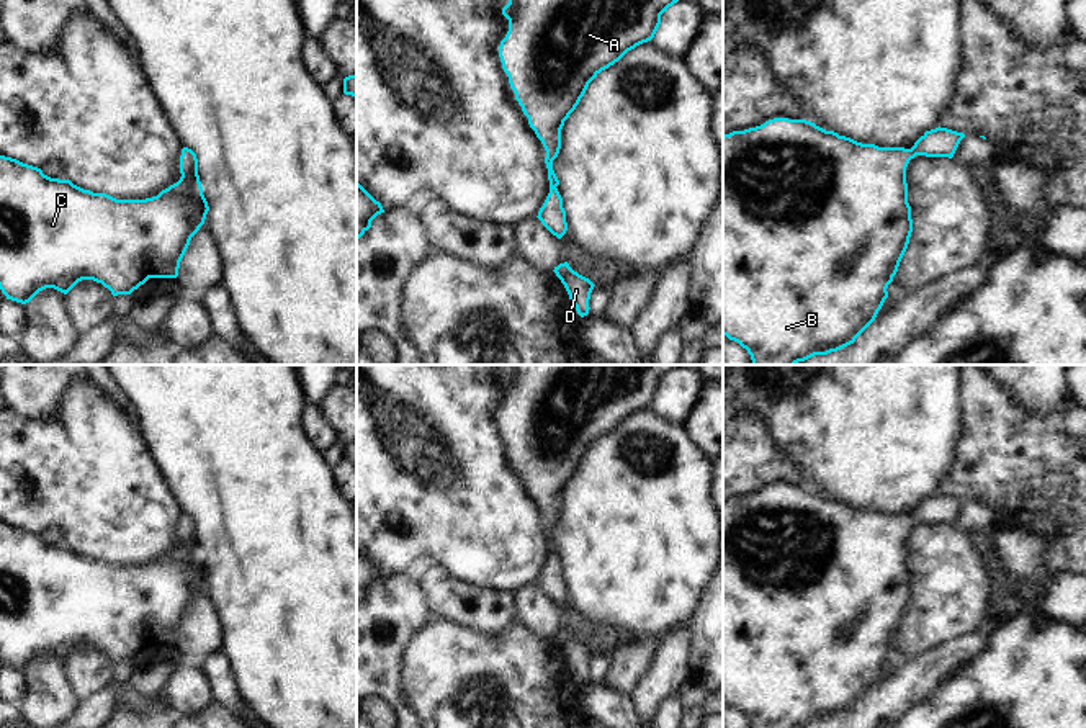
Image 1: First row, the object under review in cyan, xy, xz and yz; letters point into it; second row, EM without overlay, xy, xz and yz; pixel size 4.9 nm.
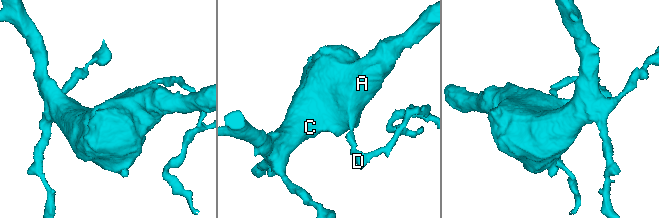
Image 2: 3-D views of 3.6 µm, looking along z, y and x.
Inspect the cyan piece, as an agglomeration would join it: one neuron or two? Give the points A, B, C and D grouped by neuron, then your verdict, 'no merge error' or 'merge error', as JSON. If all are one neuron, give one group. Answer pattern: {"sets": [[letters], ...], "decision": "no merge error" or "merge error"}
{"sets": [["A", "B", "C", "D"]], "decision": "no merge error"}

